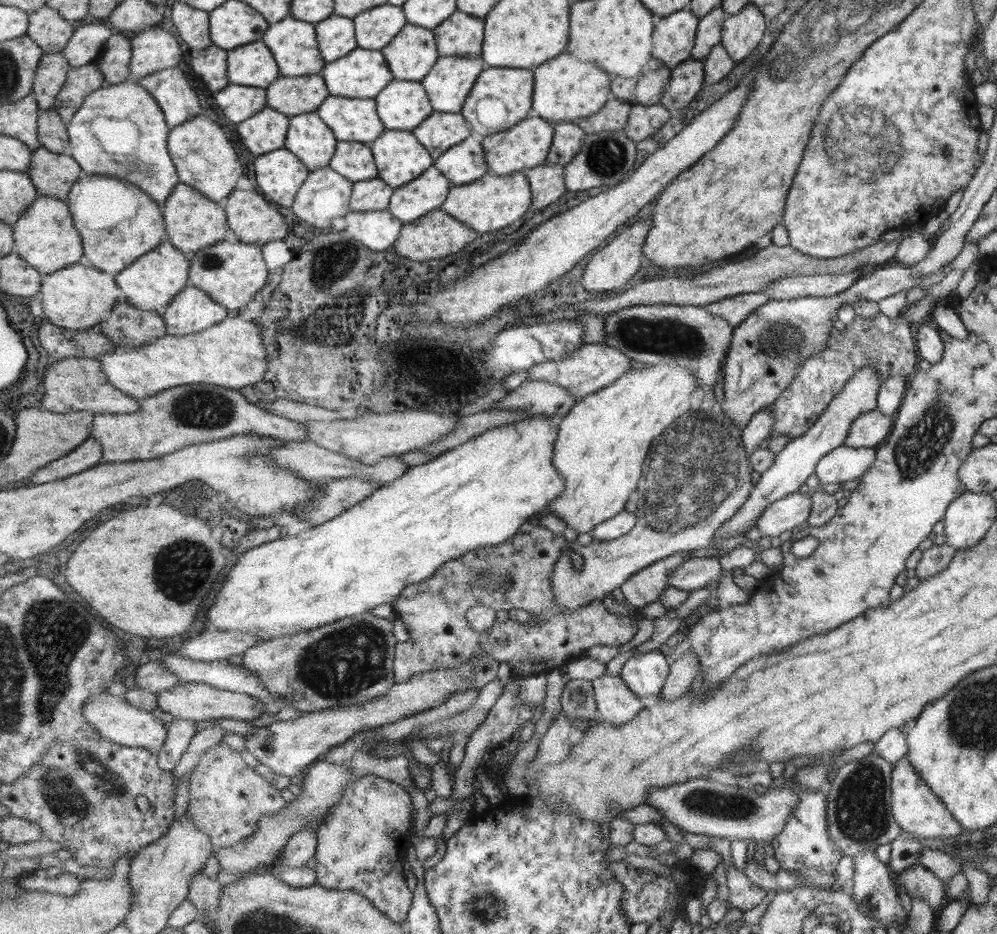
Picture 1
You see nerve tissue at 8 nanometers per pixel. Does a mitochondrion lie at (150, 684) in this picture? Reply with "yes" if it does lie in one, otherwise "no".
no

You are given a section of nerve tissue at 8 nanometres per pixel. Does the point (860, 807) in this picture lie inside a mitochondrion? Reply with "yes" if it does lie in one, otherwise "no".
yes

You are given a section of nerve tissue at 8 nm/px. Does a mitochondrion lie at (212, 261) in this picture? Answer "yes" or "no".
yes

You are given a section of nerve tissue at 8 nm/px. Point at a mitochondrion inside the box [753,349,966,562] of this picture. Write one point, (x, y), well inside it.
(915, 453)

